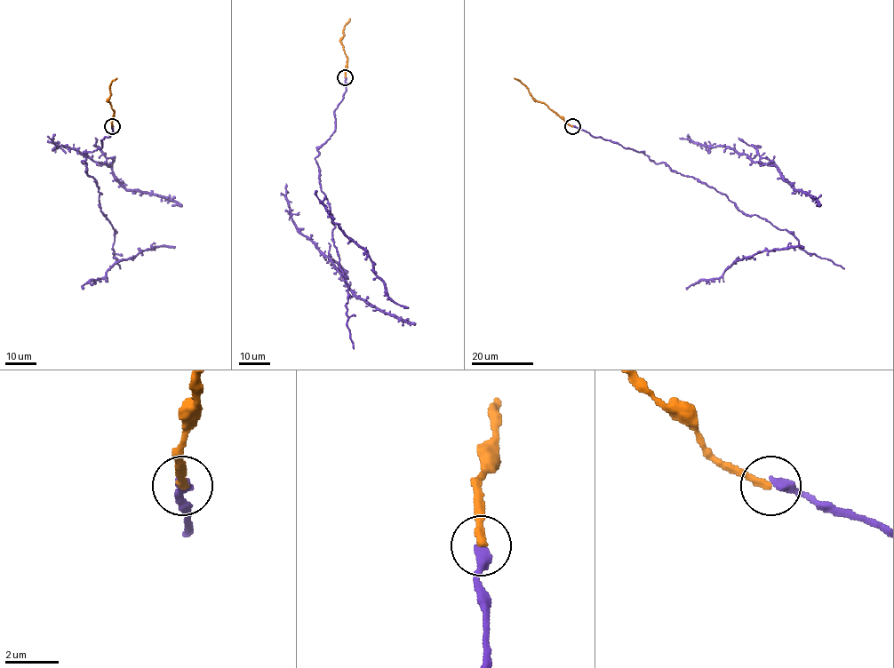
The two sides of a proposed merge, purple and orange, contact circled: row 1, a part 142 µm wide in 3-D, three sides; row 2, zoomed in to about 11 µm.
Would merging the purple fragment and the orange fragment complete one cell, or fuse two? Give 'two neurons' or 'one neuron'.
one neuron

